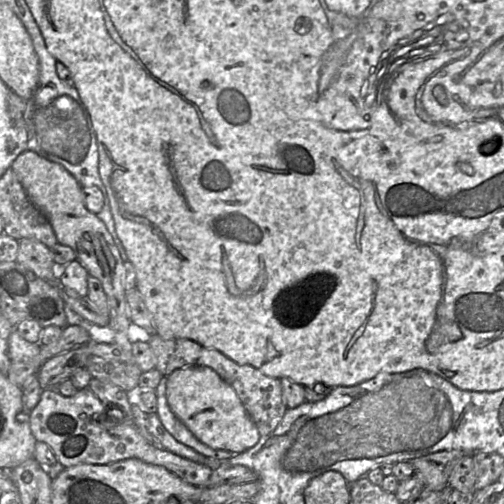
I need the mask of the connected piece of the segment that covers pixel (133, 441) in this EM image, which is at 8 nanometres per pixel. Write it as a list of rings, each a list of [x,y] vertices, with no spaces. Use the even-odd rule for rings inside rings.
[[[89,387],[80,389],[74,396],[66,397],[52,390],[43,390],[35,408],[29,412],[30,429],[36,441],[47,444],[55,454],[57,462],[64,468],[78,464],[104,465],[129,458],[162,466],[184,482],[208,488],[212,469],[193,462],[164,449],[157,441],[147,441],[138,431],[133,419],[112,427],[105,427],[100,417],[106,407]]]

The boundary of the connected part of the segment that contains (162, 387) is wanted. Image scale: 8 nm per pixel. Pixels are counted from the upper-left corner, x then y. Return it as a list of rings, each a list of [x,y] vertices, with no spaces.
[[[162,376],[160,383],[158,384],[156,391],[157,397],[157,414],[167,429],[167,431],[179,442],[192,448],[196,452],[210,458],[215,459],[228,459],[233,457],[235,454],[228,450],[213,449],[206,444],[199,441],[189,429],[173,414],[171,411],[167,397],[166,397],[166,386],[168,376]]]

